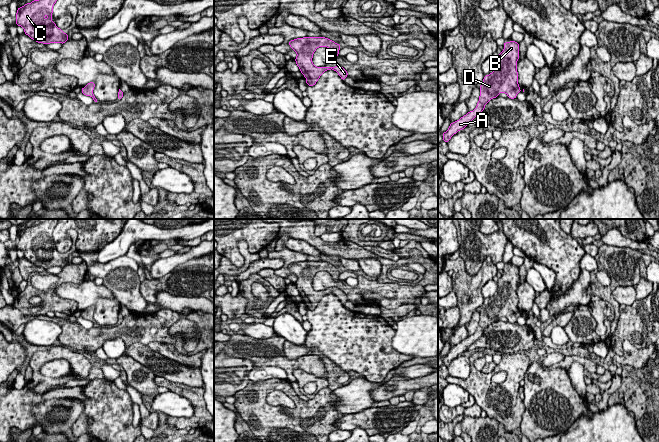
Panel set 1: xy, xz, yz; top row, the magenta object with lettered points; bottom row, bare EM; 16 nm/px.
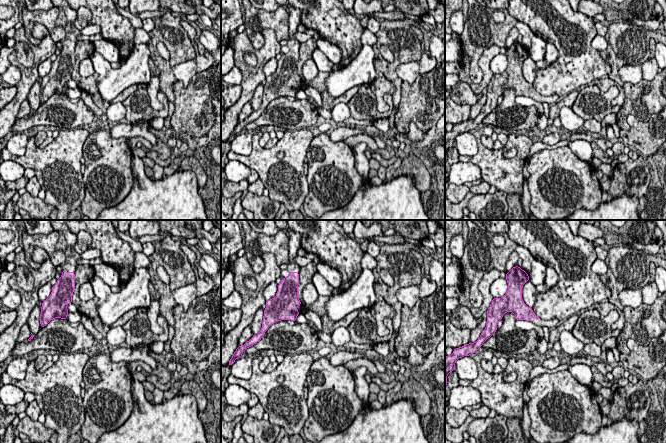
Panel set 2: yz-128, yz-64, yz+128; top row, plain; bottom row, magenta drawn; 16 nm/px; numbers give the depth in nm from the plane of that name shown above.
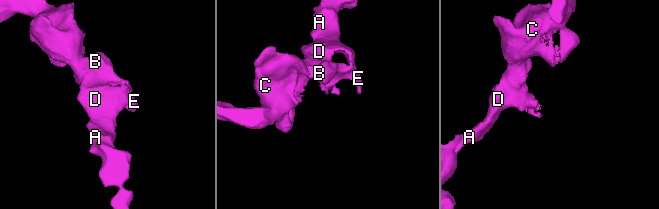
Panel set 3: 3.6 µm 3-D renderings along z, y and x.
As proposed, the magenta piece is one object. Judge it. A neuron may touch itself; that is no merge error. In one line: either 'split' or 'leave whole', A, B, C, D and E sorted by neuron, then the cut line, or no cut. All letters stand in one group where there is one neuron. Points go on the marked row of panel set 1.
leave whole; A B C D E; no cut

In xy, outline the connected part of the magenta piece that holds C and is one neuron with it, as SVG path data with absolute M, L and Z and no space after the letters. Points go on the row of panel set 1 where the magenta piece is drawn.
M34 0L17 9L16 25L24 29L24 33L37 43L64 44L68 34L52 21L53 6L57 0Z

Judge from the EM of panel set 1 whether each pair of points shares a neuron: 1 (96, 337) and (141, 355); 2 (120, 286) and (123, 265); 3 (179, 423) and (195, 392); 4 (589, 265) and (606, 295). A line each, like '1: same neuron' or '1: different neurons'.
1: different neurons
2: same neuron
3: same neuron
4: different neurons

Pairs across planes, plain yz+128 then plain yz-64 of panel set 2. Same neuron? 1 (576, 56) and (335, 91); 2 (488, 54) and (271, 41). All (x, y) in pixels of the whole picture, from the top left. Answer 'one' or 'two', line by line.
1: two
2: one

